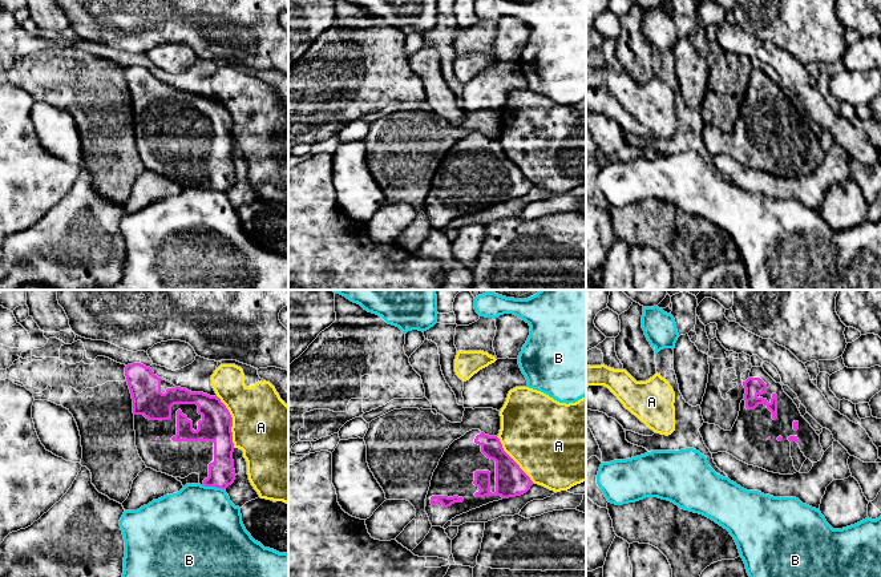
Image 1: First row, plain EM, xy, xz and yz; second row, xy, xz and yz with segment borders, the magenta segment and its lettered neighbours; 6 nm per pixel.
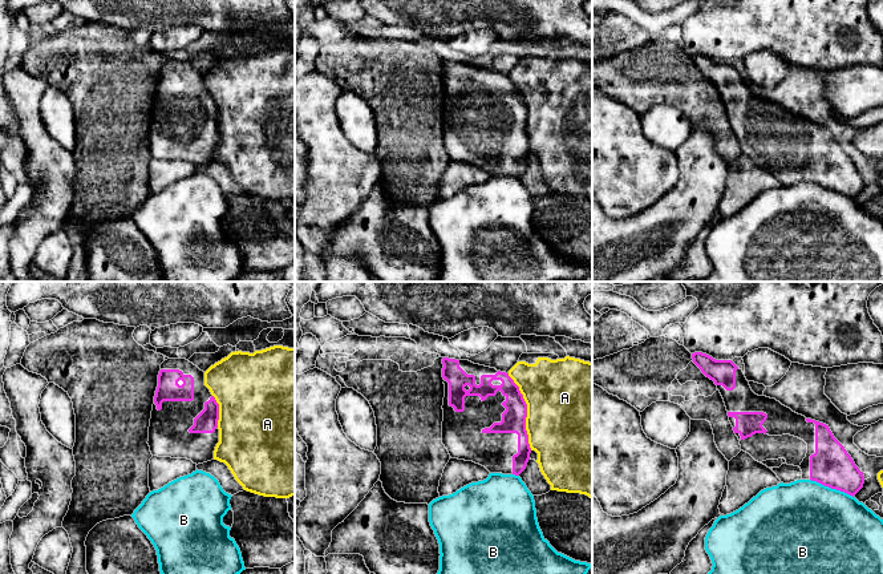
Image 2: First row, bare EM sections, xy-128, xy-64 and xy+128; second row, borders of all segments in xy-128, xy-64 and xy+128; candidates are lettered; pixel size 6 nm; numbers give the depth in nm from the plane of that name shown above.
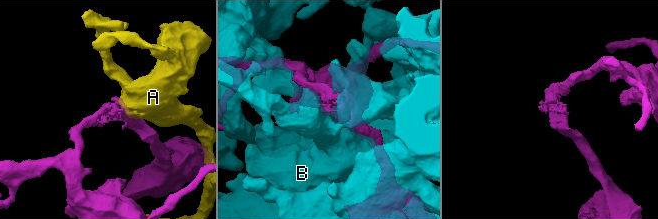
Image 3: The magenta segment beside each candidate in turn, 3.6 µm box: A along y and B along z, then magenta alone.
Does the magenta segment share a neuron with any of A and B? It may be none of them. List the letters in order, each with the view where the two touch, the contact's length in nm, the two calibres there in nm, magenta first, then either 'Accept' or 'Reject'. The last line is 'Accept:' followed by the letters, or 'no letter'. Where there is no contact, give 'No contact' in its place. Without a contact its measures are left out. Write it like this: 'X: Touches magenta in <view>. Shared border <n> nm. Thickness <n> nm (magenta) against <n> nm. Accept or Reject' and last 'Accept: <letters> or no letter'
A: Touches magenta in xy. Shared border 320 nm. Thickness 190 nm (magenta) against 400 nm. Reject
B: Touches magenta in xy. Shared border 140 nm. Thickness 160 nm (magenta) against 460 nm. Reject
Accept: no letter

